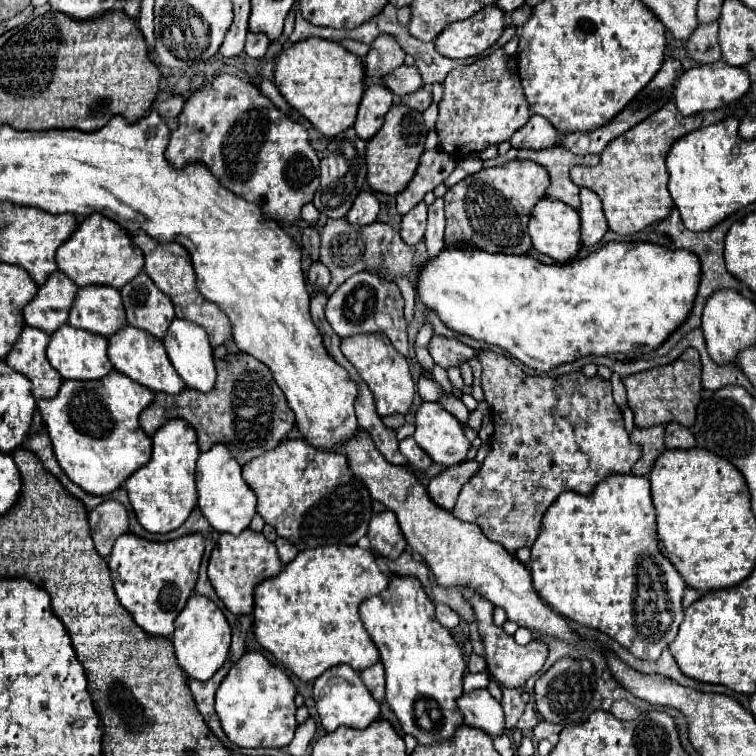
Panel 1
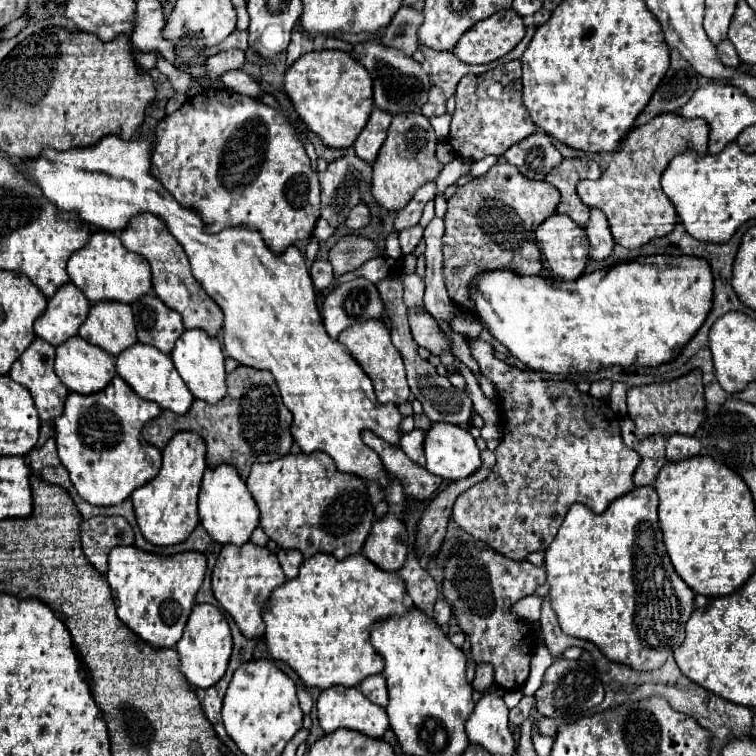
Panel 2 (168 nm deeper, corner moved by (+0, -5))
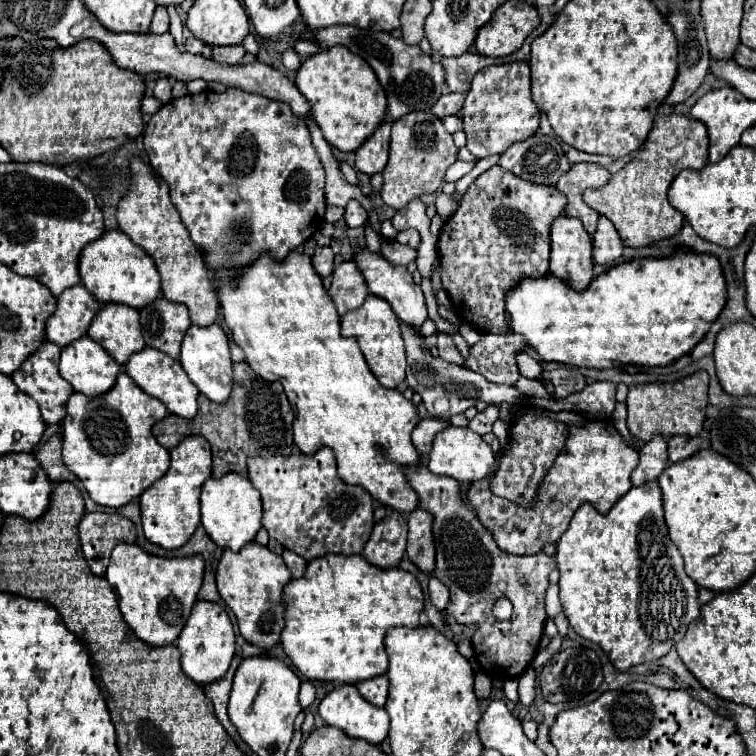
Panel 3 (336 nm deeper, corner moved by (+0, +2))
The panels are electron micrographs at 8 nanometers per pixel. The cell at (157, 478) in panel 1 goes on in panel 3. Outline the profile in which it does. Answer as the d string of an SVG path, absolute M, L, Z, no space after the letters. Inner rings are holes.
M186 436L170 450L170 468L150 488L140 494L140 514L144 536L162 548L184 546L200 524L200 488L210 478L212 454L204 436Z

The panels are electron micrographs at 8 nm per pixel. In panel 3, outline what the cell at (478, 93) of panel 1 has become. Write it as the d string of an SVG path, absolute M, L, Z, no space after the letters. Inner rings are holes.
M524 60L488 66L476 72L466 100L462 106L466 148L476 158L486 158L490 154L502 154L514 142L526 140L538 130L540 110L530 94L530 66Z

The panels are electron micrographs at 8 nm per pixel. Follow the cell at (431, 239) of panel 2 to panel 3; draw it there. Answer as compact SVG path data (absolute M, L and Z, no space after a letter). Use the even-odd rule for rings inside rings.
M438 332L436 338L438 338L436 348L440 352L440 358L446 360L446 362L452 362L452 364L460 364L462 366L464 364L464 358L460 356L460 352L458 352L452 336L450 334L444 334L444 332Z

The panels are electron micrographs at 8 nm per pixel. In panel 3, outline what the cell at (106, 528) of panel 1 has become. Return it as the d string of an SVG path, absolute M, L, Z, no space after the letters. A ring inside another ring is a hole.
M86 514L78 526L80 544L84 550L84 558L88 560L90 570L96 576L102 576L108 566L110 552L120 542L134 542L136 528L122 514Z

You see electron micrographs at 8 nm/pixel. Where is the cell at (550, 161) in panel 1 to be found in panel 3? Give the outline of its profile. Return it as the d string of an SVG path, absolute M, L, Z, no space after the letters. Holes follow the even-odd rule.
M580 162L580 164L572 164L568 172L564 172L556 184L556 188L566 194L568 198L568 206L564 210L566 216L572 218L580 218L584 228L594 234L596 230L596 220L598 220L598 212L592 210L588 204L584 204L582 200L582 192L586 188L600 188L608 182L610 172L598 164L592 162Z

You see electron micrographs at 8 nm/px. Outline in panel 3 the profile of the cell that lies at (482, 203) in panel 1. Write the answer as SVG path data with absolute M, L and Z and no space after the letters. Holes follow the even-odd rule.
M492 166L480 174L466 190L456 214L448 218L438 236L438 254L442 262L442 284L448 292L454 312L466 324L480 328L482 332L504 334L508 324L504 320L504 294L522 278L542 278L548 274L550 256L550 224L556 216L564 212L566 196L556 186L532 184L504 170L502 166Z

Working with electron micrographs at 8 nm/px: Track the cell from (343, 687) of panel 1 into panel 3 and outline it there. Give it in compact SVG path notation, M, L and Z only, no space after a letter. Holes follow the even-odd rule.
M340 684L340 686L332 688L322 698L322 702L318 706L318 712L328 726L336 726L352 738L362 738L370 744L380 744L388 736L388 712L384 708L378 708L378 706L370 704L368 700L364 700L364 696L356 690L356 686Z

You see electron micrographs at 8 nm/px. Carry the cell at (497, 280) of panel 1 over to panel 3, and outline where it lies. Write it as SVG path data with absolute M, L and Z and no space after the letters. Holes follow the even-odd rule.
M684 252L684 254L674 254L668 258L640 258L640 260L630 260L630 262L618 264L618 266L610 268L608 272L596 276L584 292L570 288L568 284L564 284L564 280L560 280L552 274L544 276L544 278L524 278L524 280L520 280L520 284L516 284L514 288L510 288L506 292L506 322L510 326L510 332L524 336L526 344L532 346L540 354L540 358L546 362L562 362L562 364L578 366L578 368L614 368L620 364L668 366L674 360L678 360L680 356L688 354L700 342L700 336L704 336L704 332L708 332L712 320L716 320L716 316L720 314L720 308L724 308L724 296L726 296L724 276L720 272L720 262L716 260L716 256Z

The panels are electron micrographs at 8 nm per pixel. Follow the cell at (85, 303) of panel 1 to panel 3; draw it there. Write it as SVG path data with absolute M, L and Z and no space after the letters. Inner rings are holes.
M104 304L94 316L88 336L102 344L118 364L124 364L130 354L144 348L138 310L124 304Z

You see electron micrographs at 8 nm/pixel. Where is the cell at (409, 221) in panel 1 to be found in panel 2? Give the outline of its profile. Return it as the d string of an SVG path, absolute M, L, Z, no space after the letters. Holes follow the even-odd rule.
M420 225L400 231L400 247L402 247L402 253L404 253L404 255L410 255L410 253L416 249L416 245L418 245L420 239L422 239L422 231L424 231L424 229L422 229Z

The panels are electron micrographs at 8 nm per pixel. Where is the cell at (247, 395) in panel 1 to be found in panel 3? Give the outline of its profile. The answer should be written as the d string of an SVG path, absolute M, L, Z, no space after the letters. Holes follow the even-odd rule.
M238 362L234 368L234 388L224 404L210 402L204 394L198 396L198 404L202 410L194 416L194 420L180 418L176 414L166 416L156 422L152 432L158 444L166 450L174 448L184 436L200 434L210 442L212 448L212 476L220 478L226 472L240 472L246 468L246 458L262 456L270 458L276 454L288 456L292 452L292 420L294 410L284 394L280 382L268 382L260 378L246 362Z

